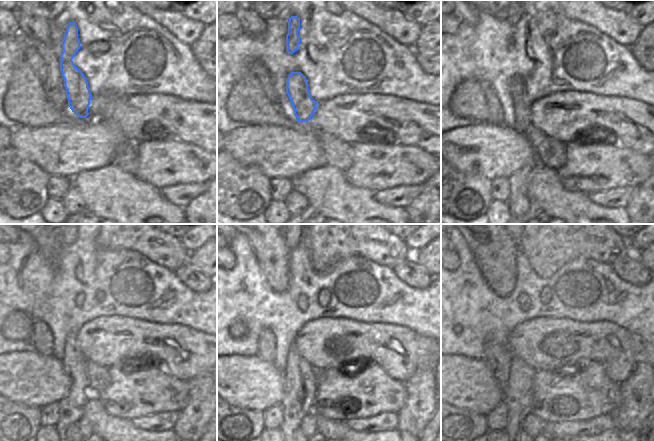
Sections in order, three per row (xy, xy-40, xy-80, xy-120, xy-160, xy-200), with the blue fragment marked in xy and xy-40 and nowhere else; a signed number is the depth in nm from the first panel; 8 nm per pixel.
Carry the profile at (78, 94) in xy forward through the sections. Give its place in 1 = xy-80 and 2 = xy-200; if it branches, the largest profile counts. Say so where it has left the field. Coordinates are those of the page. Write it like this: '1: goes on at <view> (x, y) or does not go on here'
1: goes on at xy-80 (522, 104)
2: goes on at xy-200 (519, 390)

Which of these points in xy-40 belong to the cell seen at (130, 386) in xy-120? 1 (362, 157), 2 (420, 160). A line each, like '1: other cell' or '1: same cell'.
1: same cell
2: same cell

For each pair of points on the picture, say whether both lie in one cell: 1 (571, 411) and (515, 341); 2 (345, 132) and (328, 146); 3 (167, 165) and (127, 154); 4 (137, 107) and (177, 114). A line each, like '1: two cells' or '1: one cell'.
1: two cells
2: two cells
3: two cells
4: one cell

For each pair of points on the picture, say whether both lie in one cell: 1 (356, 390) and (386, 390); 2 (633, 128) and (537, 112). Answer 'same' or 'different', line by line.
1: same
2: same

